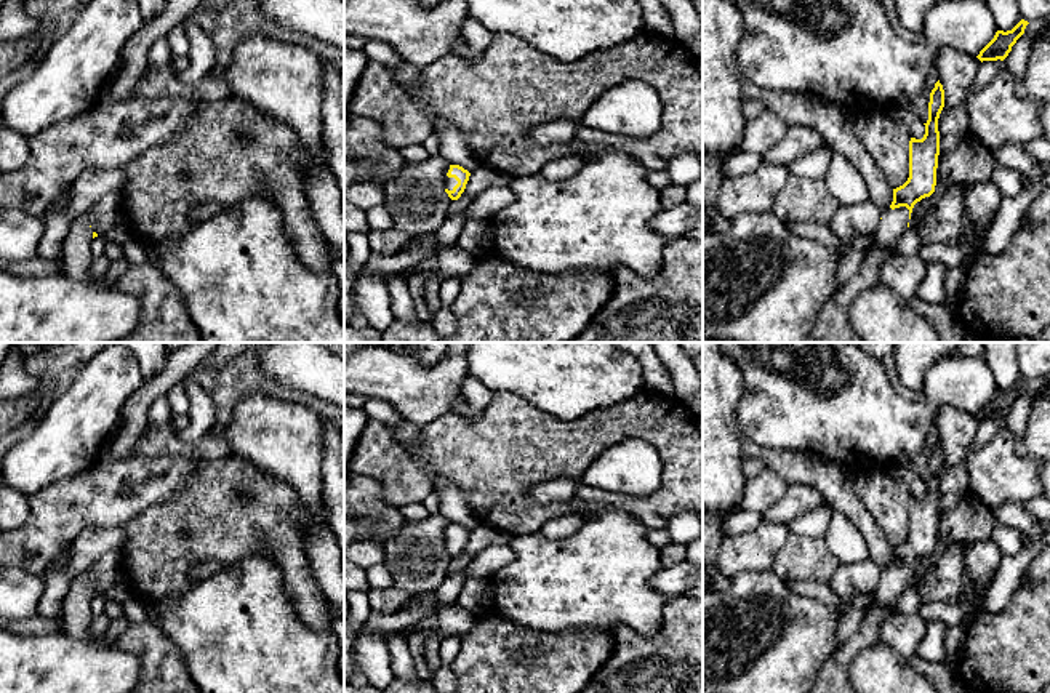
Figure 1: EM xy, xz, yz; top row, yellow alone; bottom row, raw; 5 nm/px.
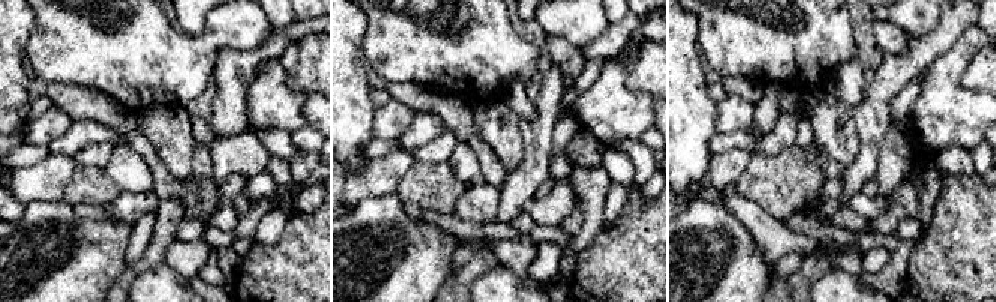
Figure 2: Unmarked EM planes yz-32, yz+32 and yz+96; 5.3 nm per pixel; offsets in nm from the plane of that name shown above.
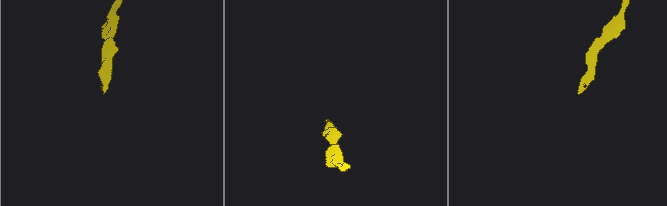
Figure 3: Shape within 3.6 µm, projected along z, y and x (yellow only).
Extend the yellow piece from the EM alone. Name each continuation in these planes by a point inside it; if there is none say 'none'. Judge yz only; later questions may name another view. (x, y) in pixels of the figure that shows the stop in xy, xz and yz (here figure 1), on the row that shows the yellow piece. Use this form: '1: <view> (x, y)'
1: yz (831, 325)

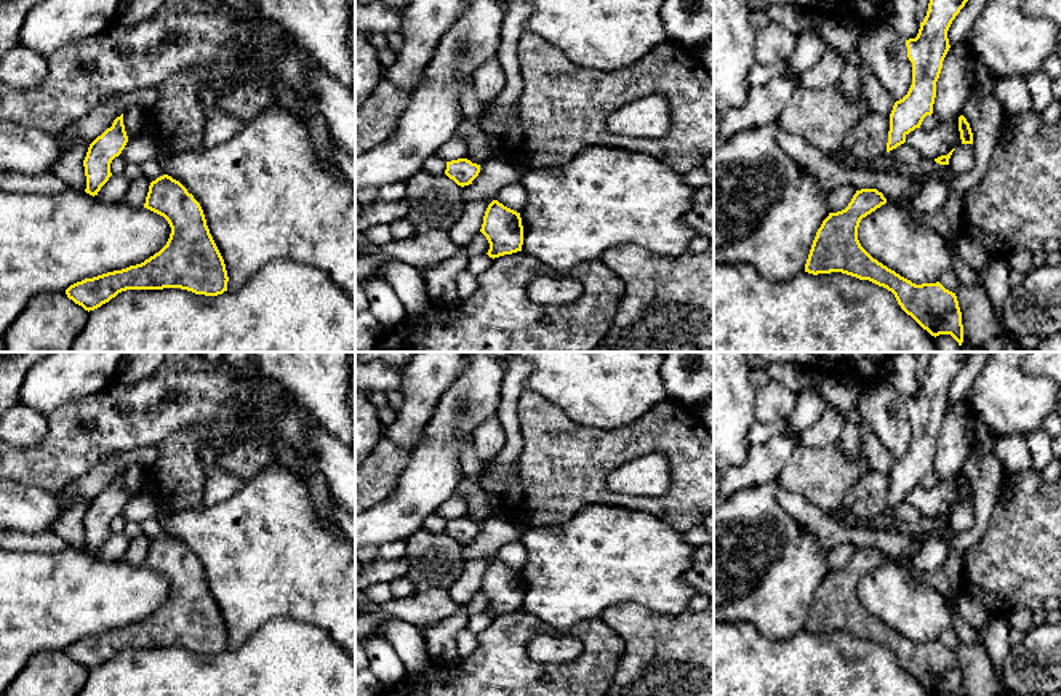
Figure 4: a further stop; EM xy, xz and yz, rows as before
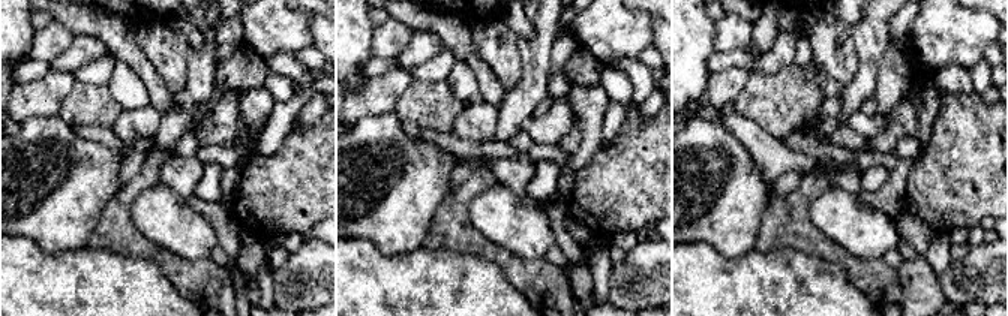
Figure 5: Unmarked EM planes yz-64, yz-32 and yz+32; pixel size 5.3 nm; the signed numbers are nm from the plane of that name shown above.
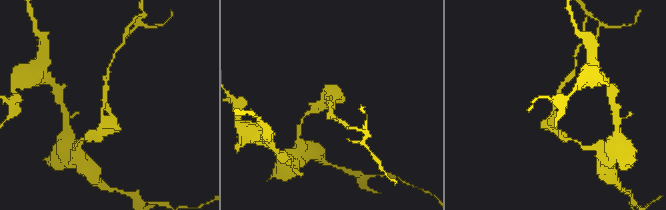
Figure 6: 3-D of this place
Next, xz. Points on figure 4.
none

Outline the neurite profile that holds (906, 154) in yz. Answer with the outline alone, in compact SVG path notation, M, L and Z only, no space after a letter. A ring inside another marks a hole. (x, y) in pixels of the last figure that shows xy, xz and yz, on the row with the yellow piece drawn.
M906 142L890 152L885 152L885 155L907 166L917 166L923 160L919 150L915 150L912 146Z

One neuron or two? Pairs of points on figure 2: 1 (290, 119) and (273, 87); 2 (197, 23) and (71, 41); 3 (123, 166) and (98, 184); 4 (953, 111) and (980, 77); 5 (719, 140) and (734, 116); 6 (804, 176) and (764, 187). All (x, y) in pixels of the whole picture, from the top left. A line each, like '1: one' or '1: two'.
1: one
2: two
3: two
4: two
5: two
6: one

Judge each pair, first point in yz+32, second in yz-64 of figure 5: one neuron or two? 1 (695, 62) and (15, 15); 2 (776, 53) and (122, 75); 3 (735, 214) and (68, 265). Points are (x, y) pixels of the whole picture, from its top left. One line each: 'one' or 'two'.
1: one
2: two
3: two

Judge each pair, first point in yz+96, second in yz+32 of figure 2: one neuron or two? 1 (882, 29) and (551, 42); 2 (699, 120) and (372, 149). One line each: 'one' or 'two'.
1: one
2: two

